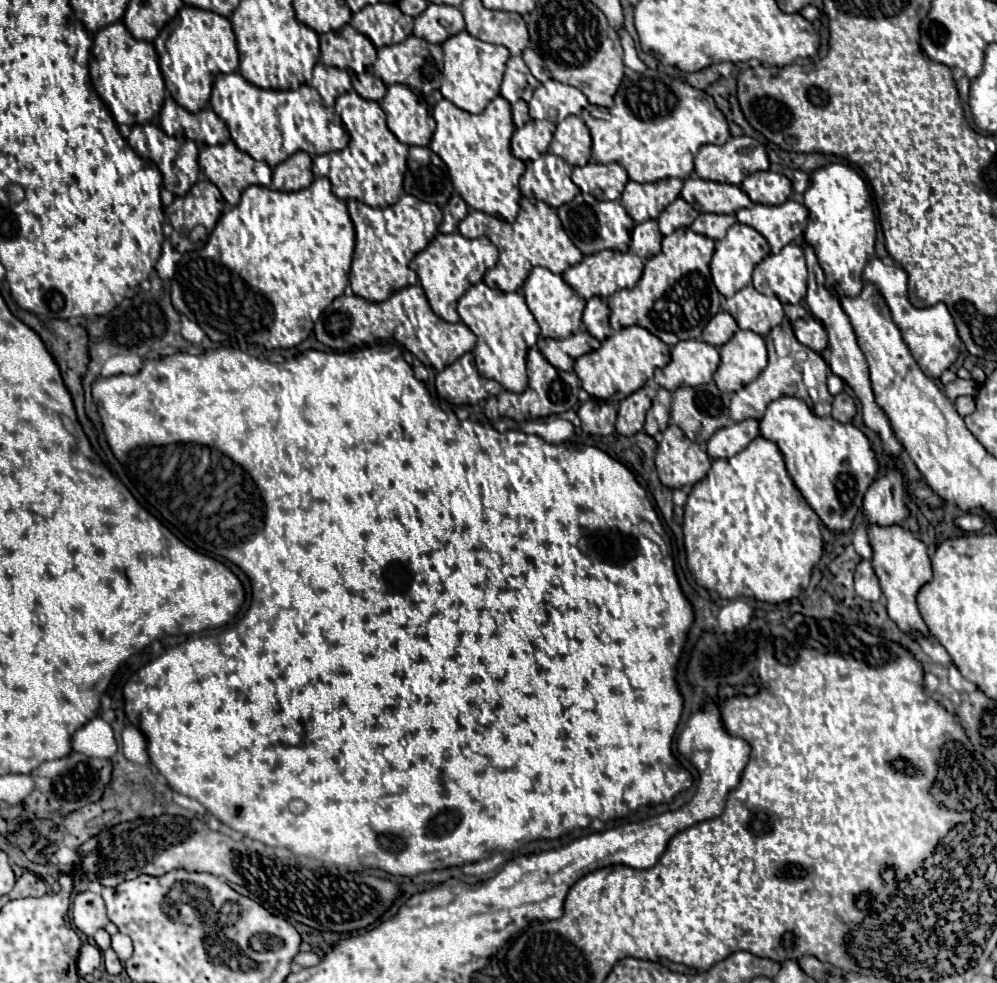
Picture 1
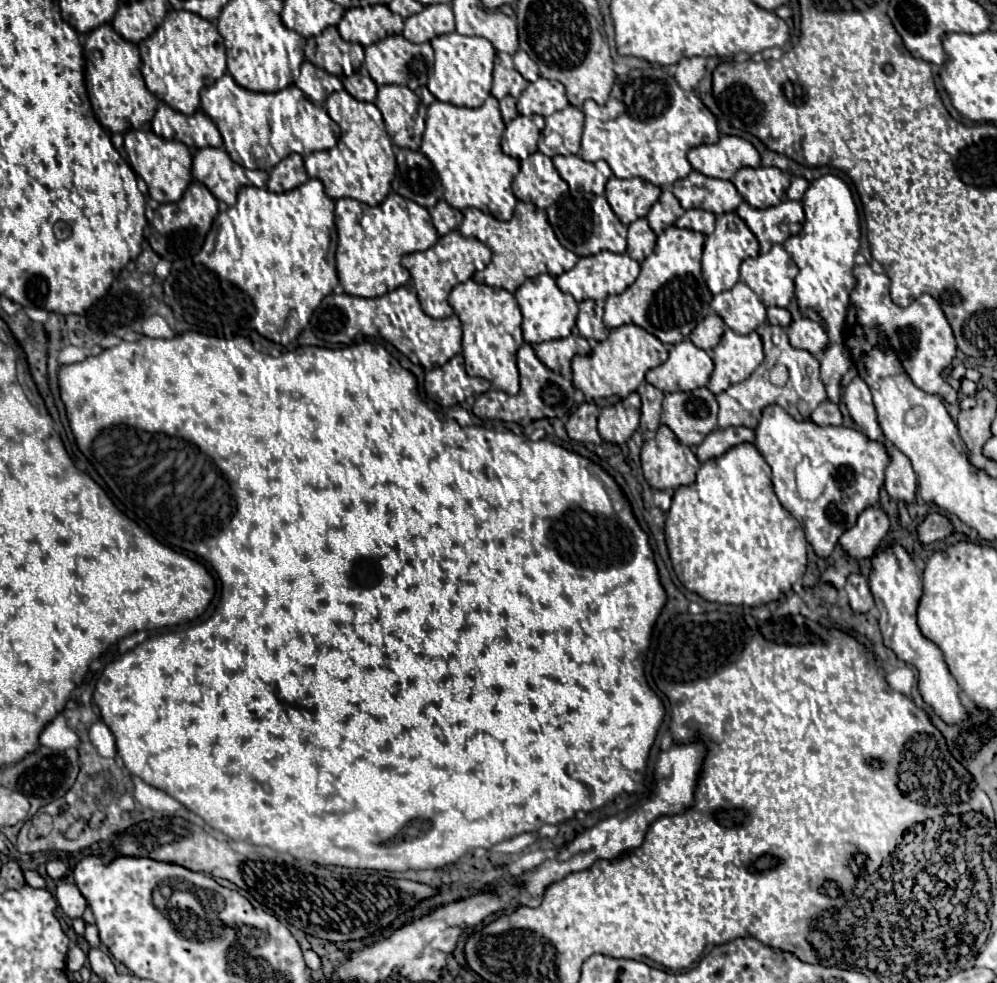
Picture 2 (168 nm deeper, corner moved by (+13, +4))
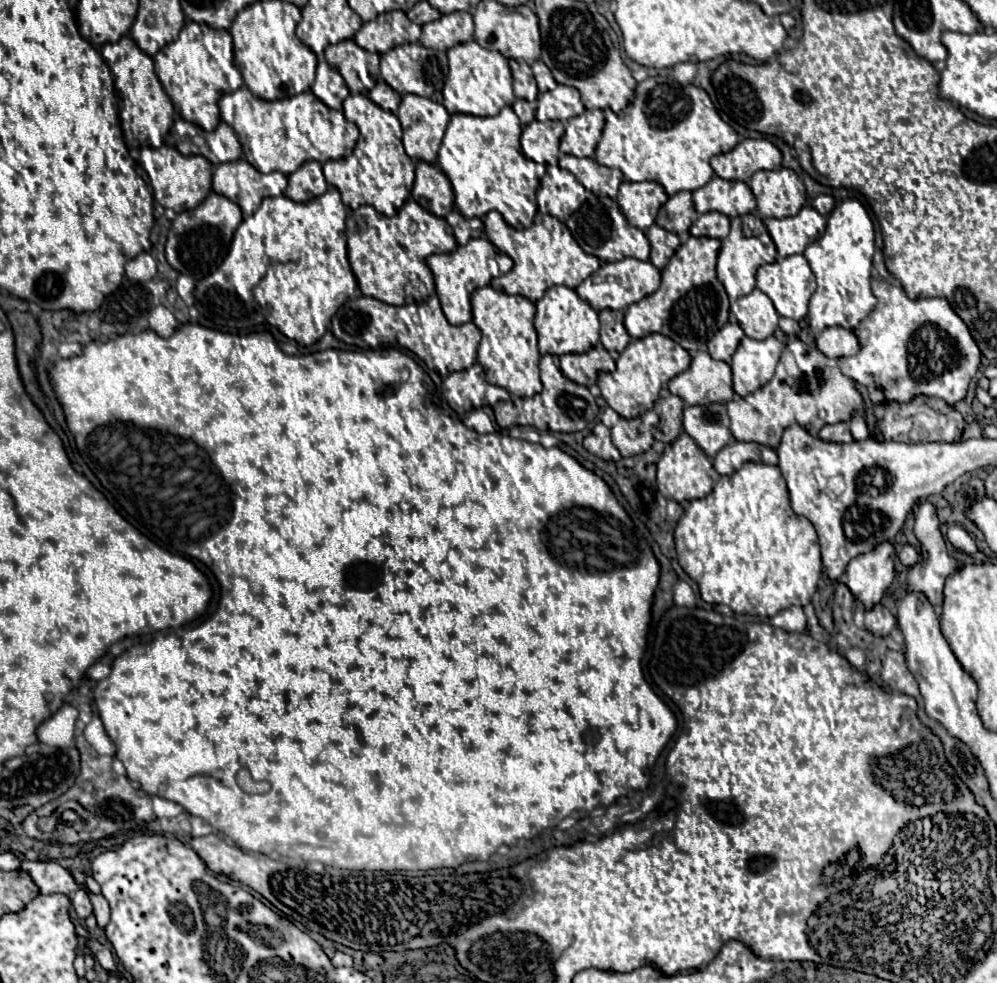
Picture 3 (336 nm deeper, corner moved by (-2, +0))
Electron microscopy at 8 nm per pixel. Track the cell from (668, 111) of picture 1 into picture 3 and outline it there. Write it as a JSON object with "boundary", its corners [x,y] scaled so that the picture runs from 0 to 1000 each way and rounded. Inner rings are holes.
{"boundary":[[[657,77],[641,83],[635,104],[621,116],[613,110],[607,112],[605,138],[597,151],[597,163],[609,171],[619,171],[633,185],[655,183],[661,185],[671,199],[683,193],[699,193],[715,181],[715,171],[711,169],[713,159],[731,155],[741,144],[739,134],[723,122],[711,96],[697,85],[681,85],[673,77]]]}

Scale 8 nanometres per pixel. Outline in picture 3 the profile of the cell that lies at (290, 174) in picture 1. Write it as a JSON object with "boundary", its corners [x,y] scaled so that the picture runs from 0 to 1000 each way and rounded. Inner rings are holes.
{"boundary":[[[306,165],[300,173],[290,177],[286,199],[296,205],[310,205],[328,193],[328,185],[320,165]]]}

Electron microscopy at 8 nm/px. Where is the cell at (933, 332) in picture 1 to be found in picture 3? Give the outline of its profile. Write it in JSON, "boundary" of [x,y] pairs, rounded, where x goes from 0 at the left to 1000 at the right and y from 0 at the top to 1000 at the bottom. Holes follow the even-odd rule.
{"boundary":[[[876,285],[874,291],[880,311],[858,334],[864,356],[856,364],[842,366],[844,378],[870,393],[878,411],[914,409],[918,403],[942,405],[954,413],[964,409],[984,372],[984,356],[968,328],[946,303],[914,305],[896,289]]]}

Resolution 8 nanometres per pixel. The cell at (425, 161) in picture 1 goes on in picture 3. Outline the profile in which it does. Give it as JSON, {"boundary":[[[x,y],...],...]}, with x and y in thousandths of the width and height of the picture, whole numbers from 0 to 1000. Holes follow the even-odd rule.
{"boundary":[[[420,165],[416,173],[416,187],[414,187],[414,201],[422,208],[428,216],[446,222],[454,214],[454,191],[444,173],[438,167]]]}

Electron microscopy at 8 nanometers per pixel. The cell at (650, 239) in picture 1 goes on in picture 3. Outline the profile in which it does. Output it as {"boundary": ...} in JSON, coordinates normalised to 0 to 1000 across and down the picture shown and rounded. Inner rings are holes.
{"boundary":[[[655,228],[649,236],[649,242],[653,246],[653,269],[661,275],[665,275],[671,267],[671,262],[677,258],[679,250],[683,248],[679,238],[675,236],[669,236],[665,232],[661,232],[659,228]]]}

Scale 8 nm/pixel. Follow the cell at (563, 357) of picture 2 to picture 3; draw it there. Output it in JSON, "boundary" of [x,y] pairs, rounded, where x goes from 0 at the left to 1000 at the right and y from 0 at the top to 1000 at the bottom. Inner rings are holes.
{"boundary":[[[593,354],[585,360],[567,360],[561,364],[561,372],[565,380],[583,391],[583,393],[595,393],[599,391],[601,378],[615,378],[617,366],[611,362],[607,354]]]}

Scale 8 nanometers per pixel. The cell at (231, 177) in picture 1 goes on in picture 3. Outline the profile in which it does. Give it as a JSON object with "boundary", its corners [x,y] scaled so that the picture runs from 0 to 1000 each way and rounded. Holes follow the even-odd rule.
{"boundary":[[[244,161],[220,167],[214,175],[214,193],[242,210],[246,220],[252,220],[264,201],[282,199],[288,188],[286,177],[272,175],[262,179],[262,175]]]}

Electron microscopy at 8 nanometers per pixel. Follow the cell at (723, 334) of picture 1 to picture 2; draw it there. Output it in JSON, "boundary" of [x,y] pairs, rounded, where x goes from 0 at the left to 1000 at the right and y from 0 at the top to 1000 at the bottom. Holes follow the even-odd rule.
{"boundary":[[[712,319],[712,321],[708,321],[708,323],[694,336],[692,344],[694,344],[694,348],[696,348],[700,354],[704,354],[704,356],[714,356],[714,354],[720,350],[726,334],[728,334],[726,326],[724,326],[722,321],[718,321],[718,319]]]}

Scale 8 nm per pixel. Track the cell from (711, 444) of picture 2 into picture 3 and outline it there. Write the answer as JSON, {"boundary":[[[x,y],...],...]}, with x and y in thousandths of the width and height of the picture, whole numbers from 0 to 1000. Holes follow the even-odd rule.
{"boundary":[[[733,450],[715,466],[717,478],[727,484],[739,480],[747,470],[779,472],[779,460],[755,450]]]}

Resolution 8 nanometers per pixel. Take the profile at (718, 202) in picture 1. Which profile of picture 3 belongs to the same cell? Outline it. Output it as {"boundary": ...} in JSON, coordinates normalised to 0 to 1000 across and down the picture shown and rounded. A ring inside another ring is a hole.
{"boundary":[[[715,179],[705,191],[695,195],[697,214],[705,216],[723,216],[731,222],[751,218],[759,212],[757,199],[747,185],[731,185],[721,179]]]}

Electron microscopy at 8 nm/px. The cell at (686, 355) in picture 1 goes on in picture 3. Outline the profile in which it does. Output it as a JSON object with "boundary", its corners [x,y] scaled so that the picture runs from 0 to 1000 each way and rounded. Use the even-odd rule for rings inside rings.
{"boundary":[[[701,358],[695,366],[693,372],[679,380],[673,389],[671,389],[671,397],[677,399],[677,403],[681,403],[689,413],[705,413],[705,411],[729,411],[737,405],[735,399],[735,387],[733,387],[733,374],[727,368],[715,366],[711,362],[711,358]]]}

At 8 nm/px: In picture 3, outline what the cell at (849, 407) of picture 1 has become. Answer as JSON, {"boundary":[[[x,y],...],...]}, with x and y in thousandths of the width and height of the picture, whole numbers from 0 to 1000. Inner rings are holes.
{"boundary":[[[846,429],[846,431],[836,431],[836,433],[825,433],[823,439],[821,439],[821,446],[827,448],[827,450],[840,450],[840,452],[854,450],[852,431]]]}

